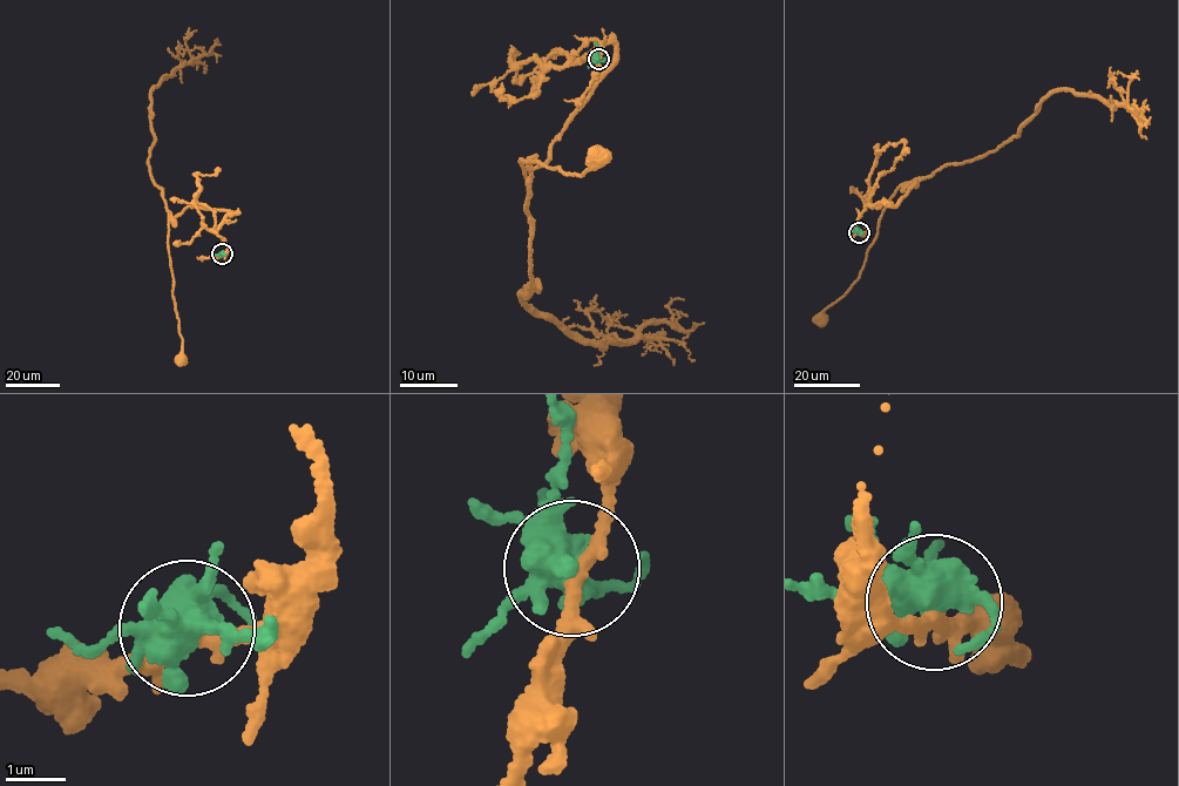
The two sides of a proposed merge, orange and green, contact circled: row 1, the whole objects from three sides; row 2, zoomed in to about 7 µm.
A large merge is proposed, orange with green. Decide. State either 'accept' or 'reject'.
reject

